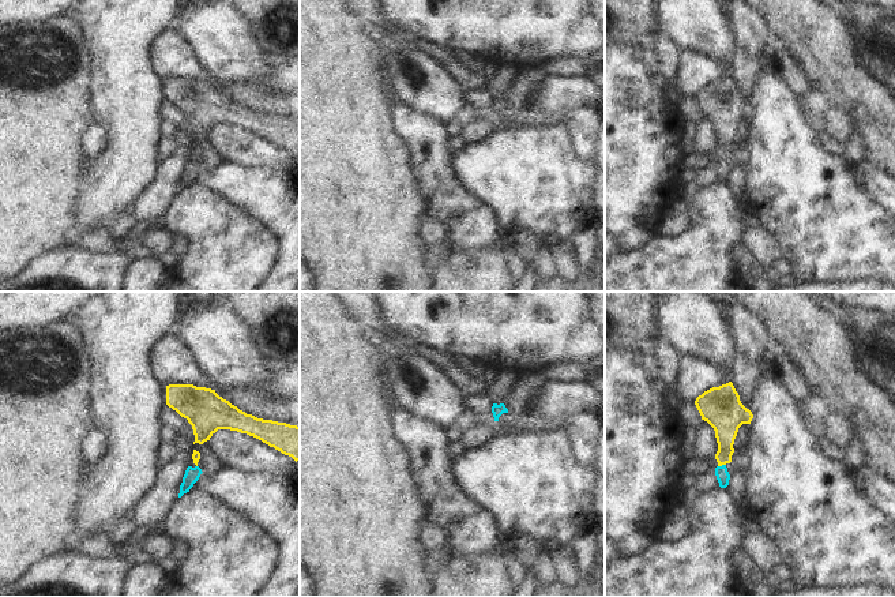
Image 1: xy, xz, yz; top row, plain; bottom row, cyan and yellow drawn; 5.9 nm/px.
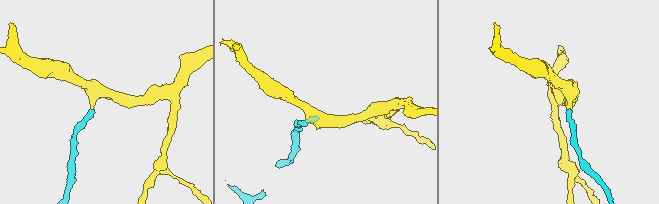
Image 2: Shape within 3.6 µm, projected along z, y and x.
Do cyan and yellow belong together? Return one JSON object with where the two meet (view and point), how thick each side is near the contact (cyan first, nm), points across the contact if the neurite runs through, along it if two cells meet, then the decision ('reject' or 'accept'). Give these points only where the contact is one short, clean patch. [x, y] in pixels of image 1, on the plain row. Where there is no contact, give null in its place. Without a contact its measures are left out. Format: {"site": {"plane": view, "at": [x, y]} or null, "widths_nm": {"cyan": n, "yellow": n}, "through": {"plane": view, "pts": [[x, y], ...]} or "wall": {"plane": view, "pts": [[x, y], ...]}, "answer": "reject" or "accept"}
{"site": {"plane": "yz", "at": [722, 160]}, "widths_nm": {"cyan": 80, "yellow": 160}, "through": {"plane": "yz", "pts": [[721, 166], [722, 160], [725, 117]]}, "answer": "accept"}

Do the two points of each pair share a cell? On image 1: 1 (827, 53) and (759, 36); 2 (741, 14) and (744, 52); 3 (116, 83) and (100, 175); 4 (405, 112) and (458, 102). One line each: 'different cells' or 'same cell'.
1: different cells
2: same cell
3: same cell
4: different cells

